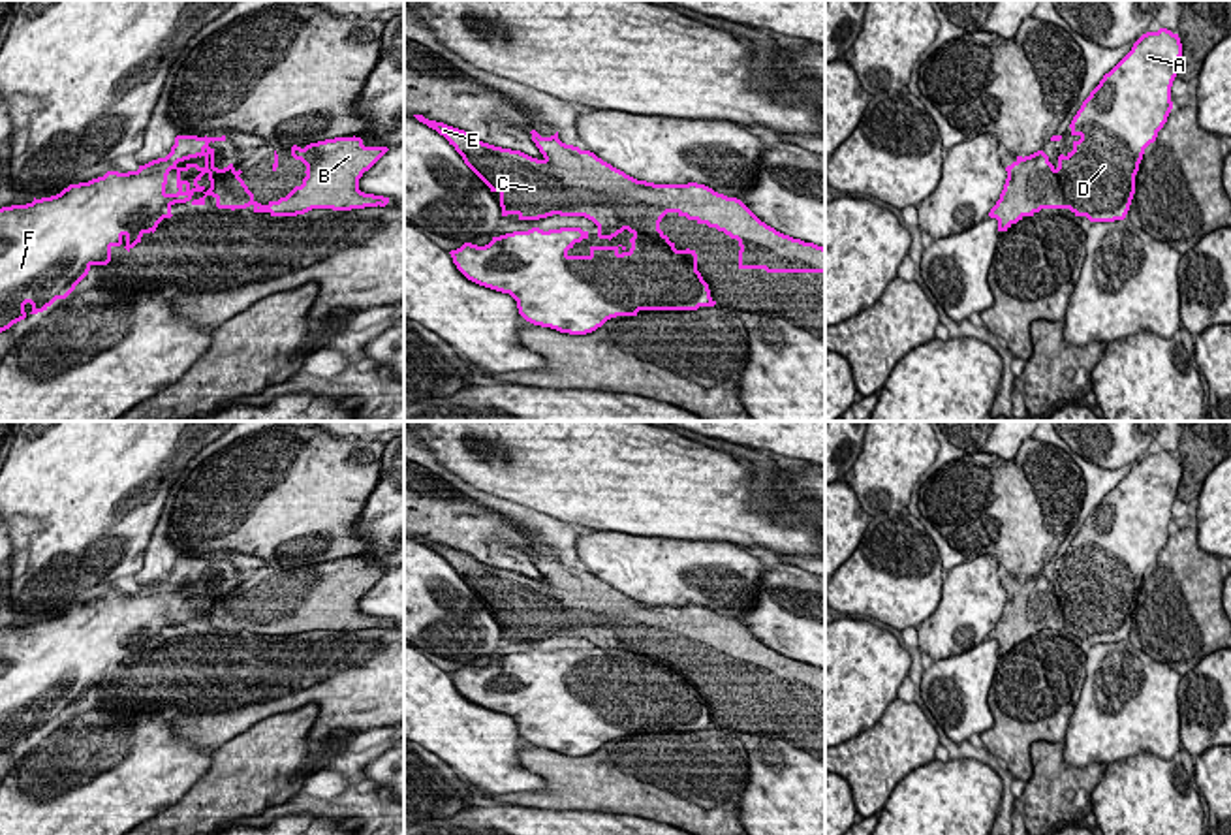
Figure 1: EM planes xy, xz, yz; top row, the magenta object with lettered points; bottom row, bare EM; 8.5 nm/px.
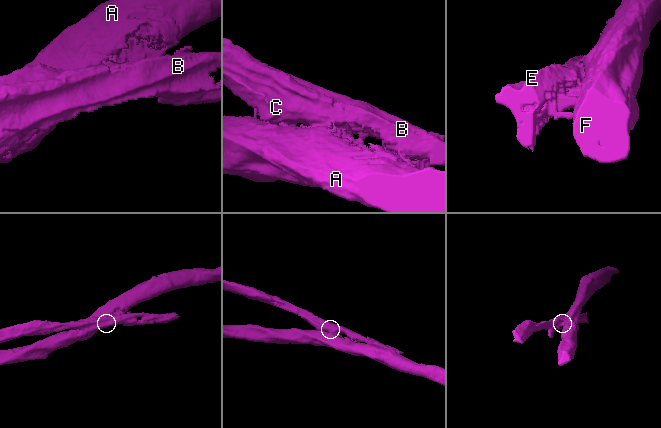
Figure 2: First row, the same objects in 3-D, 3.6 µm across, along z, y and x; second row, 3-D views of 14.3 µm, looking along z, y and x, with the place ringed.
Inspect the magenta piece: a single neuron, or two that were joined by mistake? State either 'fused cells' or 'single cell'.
fused cells

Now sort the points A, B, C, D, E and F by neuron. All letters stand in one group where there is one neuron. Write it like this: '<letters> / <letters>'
A D F / B C E

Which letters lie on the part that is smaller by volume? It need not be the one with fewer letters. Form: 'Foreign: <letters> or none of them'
Foreign: B, C, E

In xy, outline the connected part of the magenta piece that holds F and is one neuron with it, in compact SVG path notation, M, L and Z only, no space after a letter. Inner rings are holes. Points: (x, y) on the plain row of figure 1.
M177 557L171 574L165 579L139 587L137 592L107 592L103 598L88 604L70 606L60 615L41 619L26 626L0 630L0 754L26 739L24 726L32 726L30 735L47 732L56 720L66 720L75 707L88 696L92 686L107 686L111 670L126 666L130 673L145 654L154 654L164 639L171 639L175 624L186 624L195 613L209 615L214 604L237 600L242 592L229 585L224 591L214 587L214 570L209 564L226 562L222 559ZM177 592L177 615L167 615L167 596Z

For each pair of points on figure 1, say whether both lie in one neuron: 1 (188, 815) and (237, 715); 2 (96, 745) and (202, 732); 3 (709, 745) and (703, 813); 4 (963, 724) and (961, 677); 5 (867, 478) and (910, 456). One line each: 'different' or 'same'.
1: different
2: different
3: same
4: same
5: same

